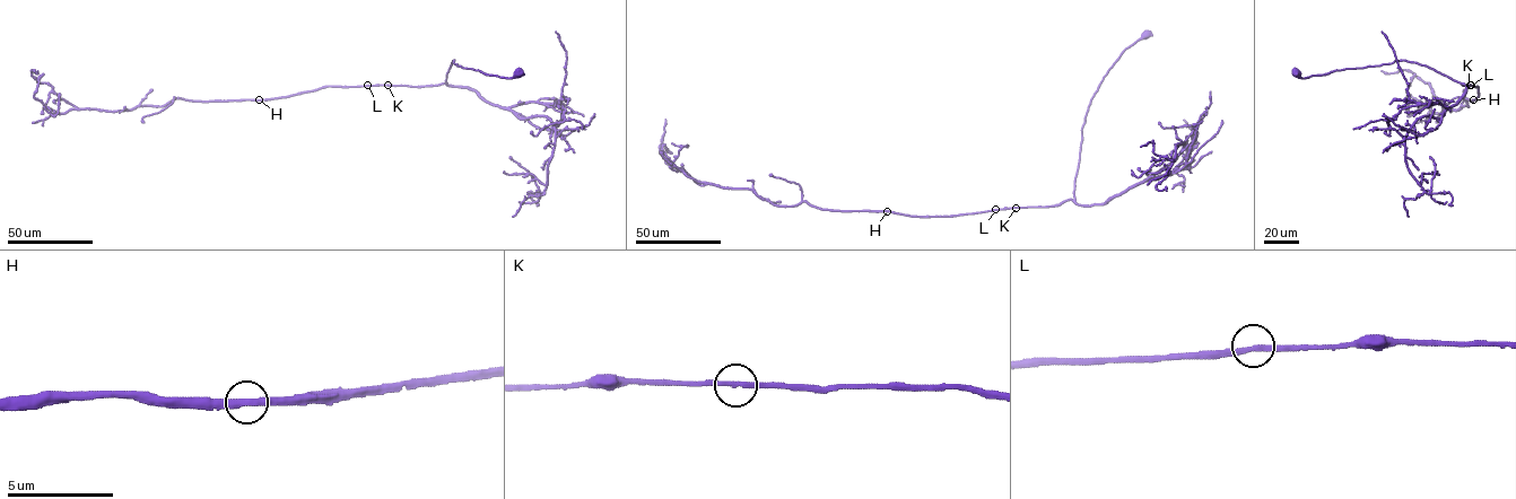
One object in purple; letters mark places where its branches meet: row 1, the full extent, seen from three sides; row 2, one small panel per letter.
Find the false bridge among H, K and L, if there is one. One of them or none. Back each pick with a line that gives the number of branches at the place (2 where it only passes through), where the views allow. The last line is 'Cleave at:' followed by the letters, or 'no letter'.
Cleave at: no letter

